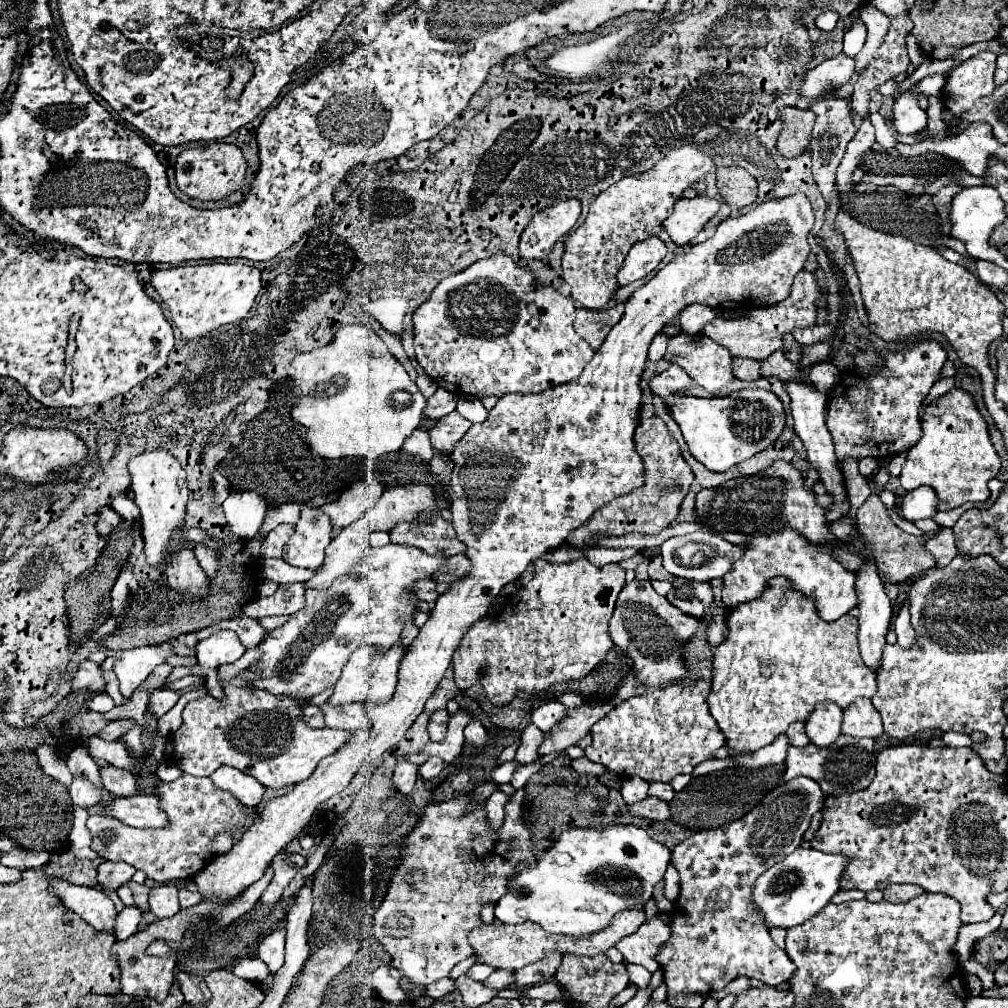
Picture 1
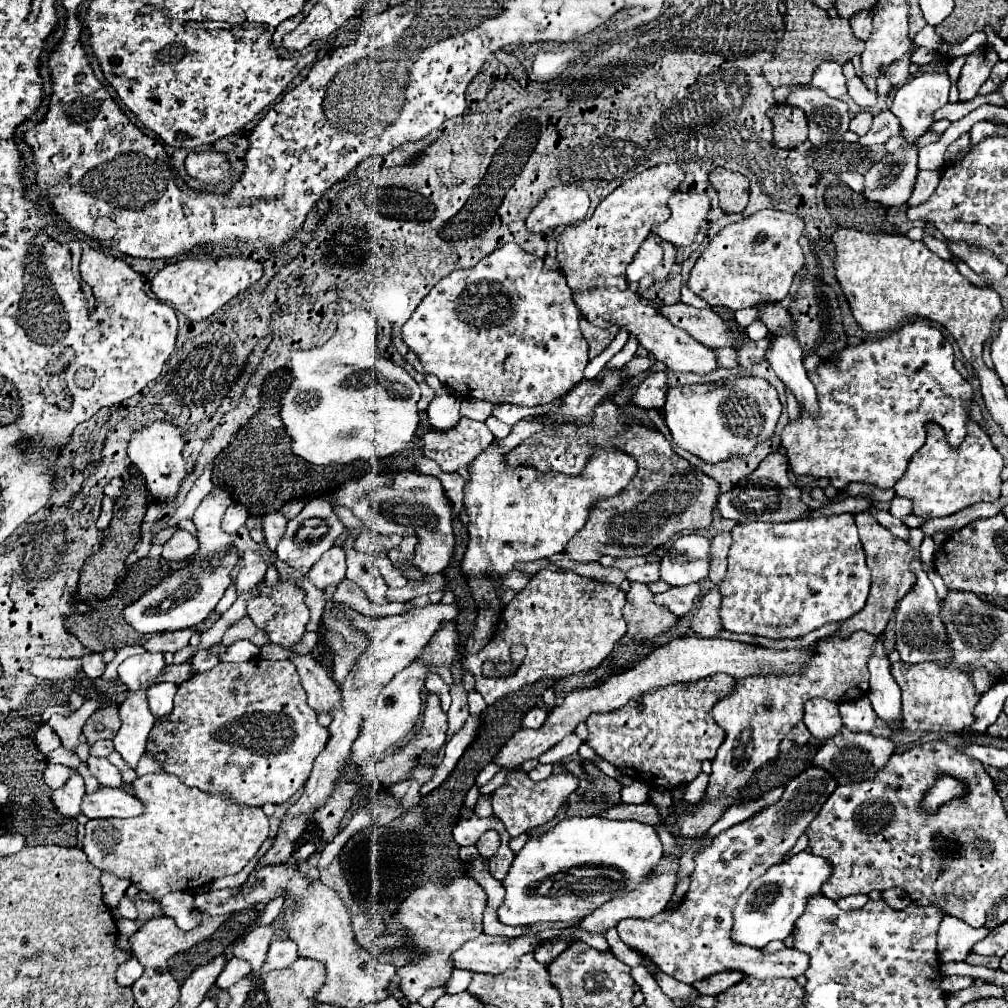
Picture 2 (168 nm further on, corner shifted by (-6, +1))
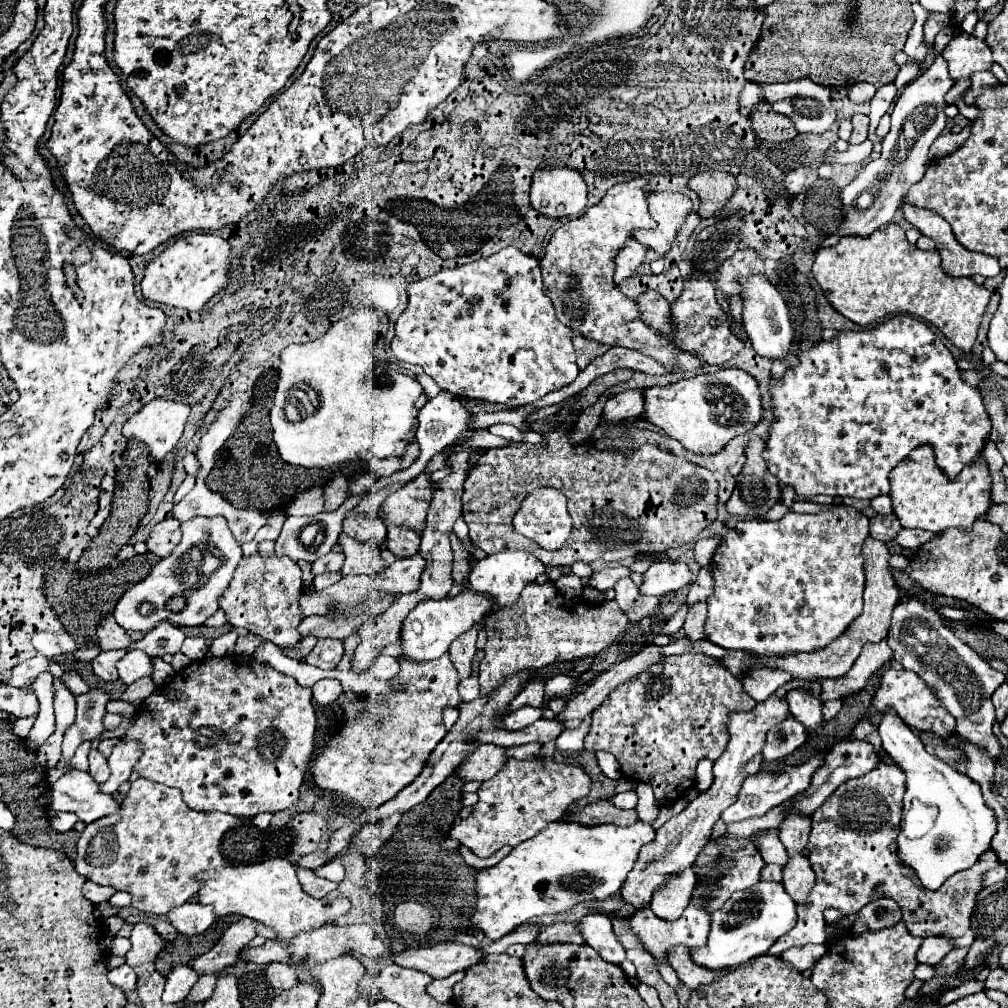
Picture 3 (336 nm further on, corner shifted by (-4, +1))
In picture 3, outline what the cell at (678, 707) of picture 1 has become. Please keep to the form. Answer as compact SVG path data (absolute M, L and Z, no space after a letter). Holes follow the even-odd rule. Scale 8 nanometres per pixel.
M683 652L679 656L665 656L661 662L657 662L657 666L649 666L649 670L645 670L645 674L639 674L637 678L633 678L633 682L623 682L621 686L617 686L617 690L613 690L613 694L609 694L609 698L593 712L593 722L591 722L591 730L589 730L587 738L585 738L585 748L587 750L605 750L605 752L611 752L619 760L621 772L623 772L623 776L627 780L651 784L651 788L655 792L657 804L665 804L665 802L681 798L683 792L687 794L695 786L695 766L697 766L697 762L701 758L709 758L711 762L715 762L725 752L725 746L729 742L729 730L727 730L729 714L731 712L749 712L749 710L753 710L755 704L757 702L753 702L753 698L749 698L749 694L743 692L741 682L733 674L729 674L729 670L725 670L719 660L715 660L715 658L711 658L711 656L707 656L703 652Z

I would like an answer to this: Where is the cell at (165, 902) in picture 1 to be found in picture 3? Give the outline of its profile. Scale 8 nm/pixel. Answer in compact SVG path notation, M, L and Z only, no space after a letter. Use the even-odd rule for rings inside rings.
M185 902L177 908L173 908L167 914L167 918L179 934L191 936L191 934L205 932L215 922L217 916L213 912L213 906L203 906L199 902Z

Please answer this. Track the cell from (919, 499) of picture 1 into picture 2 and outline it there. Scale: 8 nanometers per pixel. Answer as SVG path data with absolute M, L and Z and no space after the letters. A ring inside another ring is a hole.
M895 496L893 500L891 500L891 508L889 508L889 512L893 514L893 516L897 516L897 518L905 518L905 516L909 516L911 514L911 502L909 502L909 498L901 498L901 496Z

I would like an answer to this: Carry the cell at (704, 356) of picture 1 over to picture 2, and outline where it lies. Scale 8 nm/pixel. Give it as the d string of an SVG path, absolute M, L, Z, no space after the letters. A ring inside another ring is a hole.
M657 164L643 170L631 180L615 188L593 212L589 220L583 220L567 228L557 240L557 260L567 278L567 284L573 290L573 300L579 312L595 326L607 326L609 322L625 326L641 346L645 346L659 362L667 364L671 372L693 372L709 374L719 368L715 350L695 342L687 336L685 330L671 326L653 306L639 300L635 292L629 290L625 270L631 264L631 258L639 252L639 246L651 234L653 226L667 220L671 210L667 206L671 194L677 192L679 184L685 180L685 170L675 164Z

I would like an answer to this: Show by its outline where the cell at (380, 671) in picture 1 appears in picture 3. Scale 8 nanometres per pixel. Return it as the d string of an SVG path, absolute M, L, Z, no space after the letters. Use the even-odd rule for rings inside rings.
M465 588L463 592L459 592L453 598L443 598L443 600L429 600L429 602L421 602L417 604L405 618L403 622L403 630L401 630L401 642L403 642L403 656L411 658L411 660L437 660L441 658L447 650L449 644L461 636L463 632L467 632L469 628L473 628L475 624L481 624L485 614L489 614L493 610L495 602L487 598L487 594L475 592L471 588Z

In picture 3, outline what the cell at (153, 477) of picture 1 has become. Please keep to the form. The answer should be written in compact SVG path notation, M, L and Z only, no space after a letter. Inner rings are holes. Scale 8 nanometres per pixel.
M155 398L123 424L123 436L145 442L151 458L155 462L161 462L167 454L175 452L187 416L187 404Z

